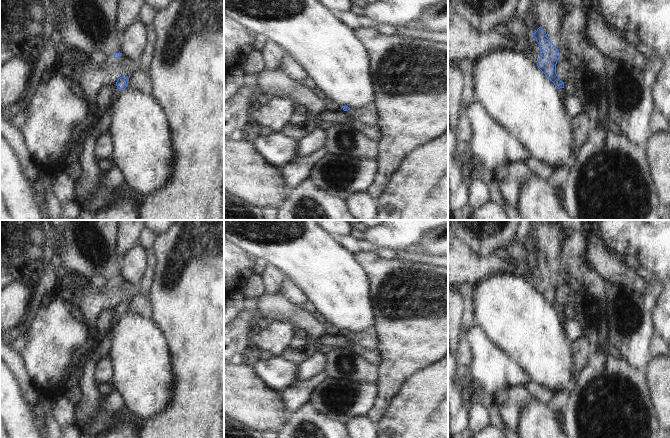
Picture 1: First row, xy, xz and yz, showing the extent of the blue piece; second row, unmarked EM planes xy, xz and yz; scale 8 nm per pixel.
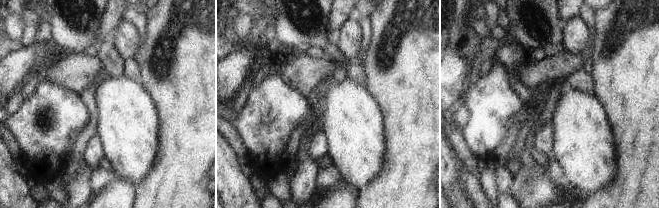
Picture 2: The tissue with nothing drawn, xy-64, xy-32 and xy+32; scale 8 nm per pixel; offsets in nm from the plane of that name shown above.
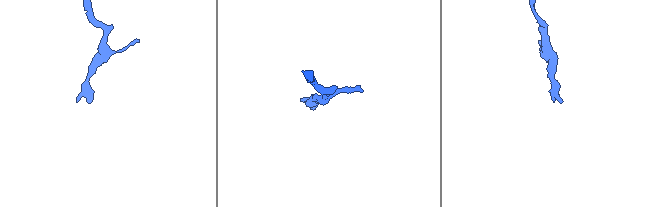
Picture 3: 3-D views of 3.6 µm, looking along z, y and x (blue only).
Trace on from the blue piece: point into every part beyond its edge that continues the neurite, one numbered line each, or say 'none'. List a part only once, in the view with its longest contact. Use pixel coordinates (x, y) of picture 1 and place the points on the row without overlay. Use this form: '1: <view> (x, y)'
1: xy (115, 315)

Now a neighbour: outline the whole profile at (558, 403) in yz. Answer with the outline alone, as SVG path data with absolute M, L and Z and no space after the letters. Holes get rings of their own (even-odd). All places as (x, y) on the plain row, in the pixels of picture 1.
M562 391L558 394L555 394L552 400L548 403L548 405L555 413L560 414L566 407L566 404L569 400L569 396L569 391Z

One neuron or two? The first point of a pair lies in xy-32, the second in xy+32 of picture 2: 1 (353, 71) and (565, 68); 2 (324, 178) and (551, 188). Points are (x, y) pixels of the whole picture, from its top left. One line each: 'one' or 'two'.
1: two
2: two

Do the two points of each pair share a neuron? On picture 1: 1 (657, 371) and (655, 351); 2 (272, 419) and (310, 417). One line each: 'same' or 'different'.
1: different
2: different

